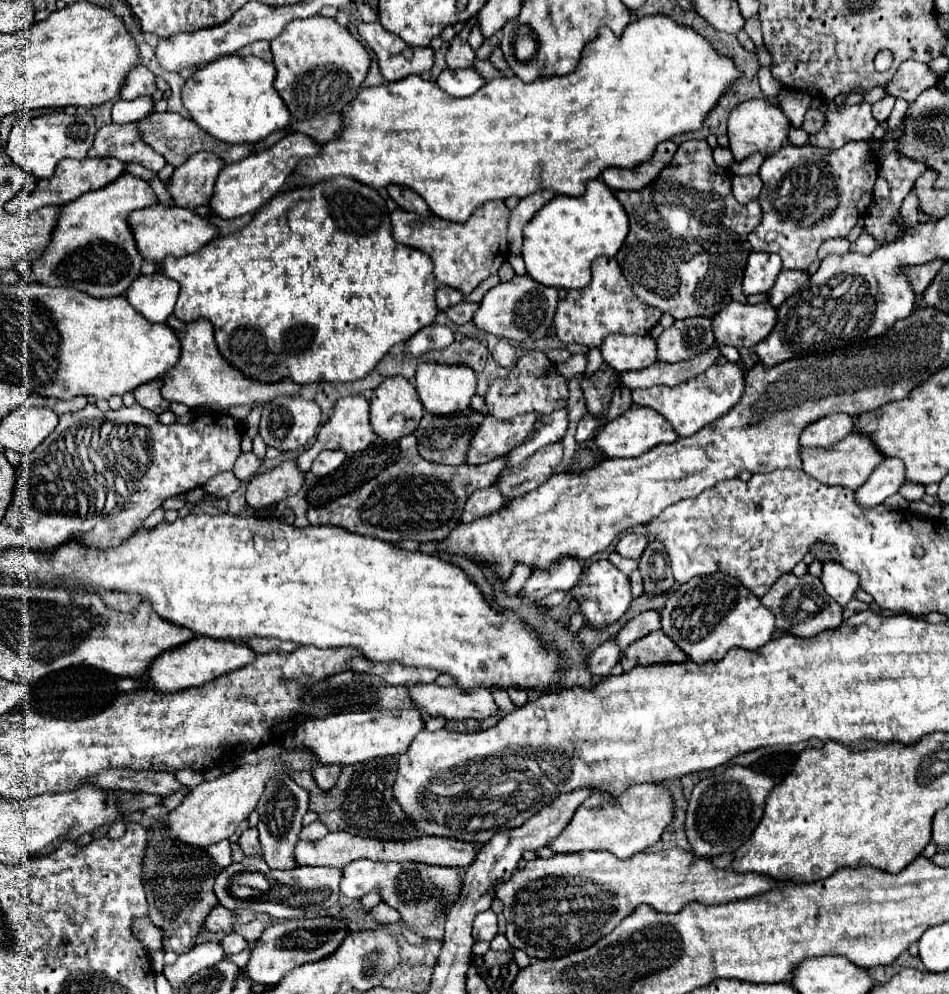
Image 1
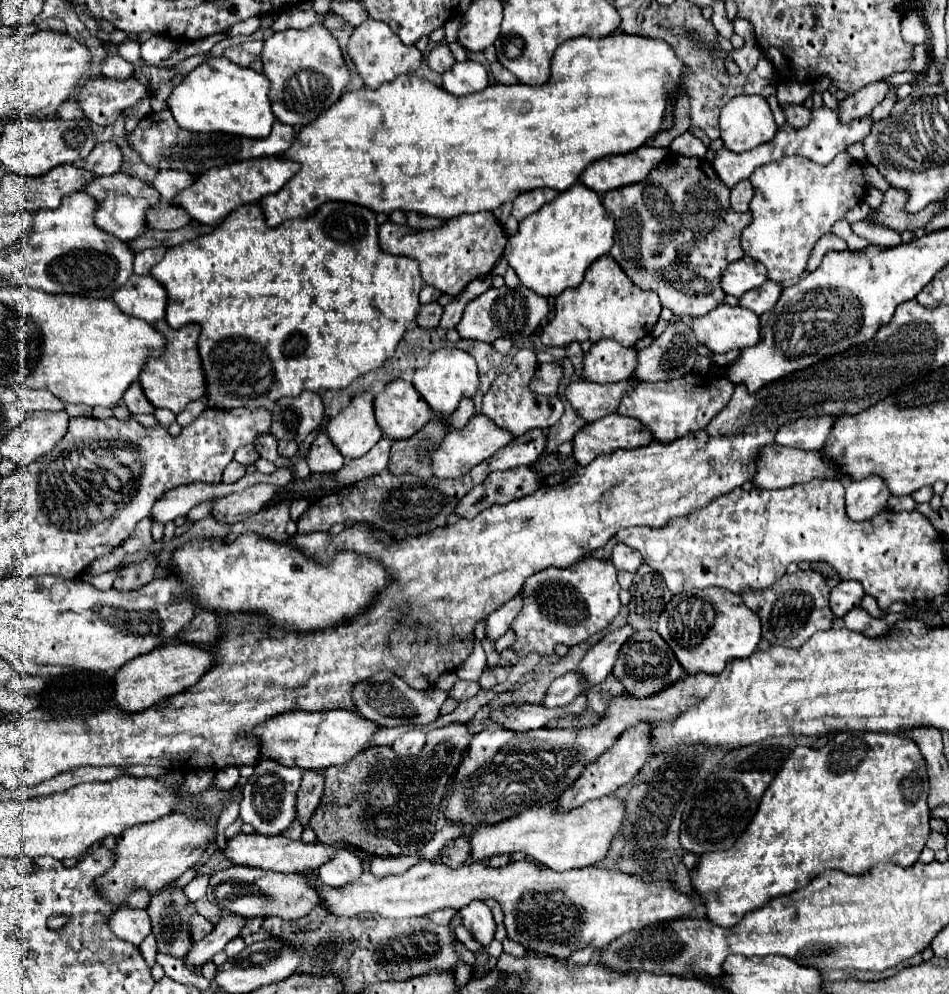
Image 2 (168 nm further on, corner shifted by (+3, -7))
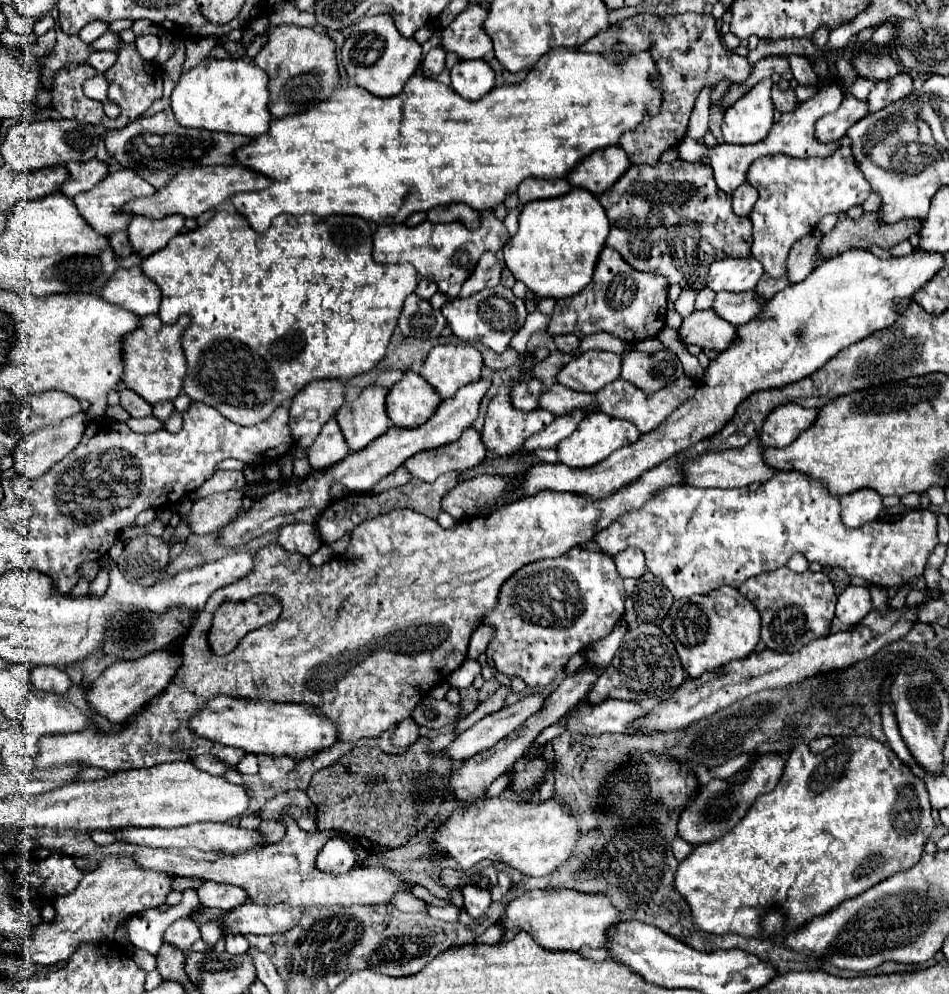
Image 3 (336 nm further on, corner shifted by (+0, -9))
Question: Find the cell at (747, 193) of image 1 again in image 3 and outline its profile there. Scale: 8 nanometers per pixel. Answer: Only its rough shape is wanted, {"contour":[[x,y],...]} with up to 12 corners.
{"contour":[[745,182],[733,192],[733,212],[747,216],[757,202],[757,190]]}

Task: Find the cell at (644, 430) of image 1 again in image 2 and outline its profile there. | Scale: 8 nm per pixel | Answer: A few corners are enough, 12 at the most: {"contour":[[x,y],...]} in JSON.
{"contour":[[606,414],[572,438],[572,456],[588,466],[600,454],[640,448],[652,434],[640,420]]}

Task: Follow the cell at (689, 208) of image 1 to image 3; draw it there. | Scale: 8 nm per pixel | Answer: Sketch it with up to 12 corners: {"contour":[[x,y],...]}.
{"contour":[[703,162],[631,166],[599,196],[607,246],[701,290],[751,254]]}

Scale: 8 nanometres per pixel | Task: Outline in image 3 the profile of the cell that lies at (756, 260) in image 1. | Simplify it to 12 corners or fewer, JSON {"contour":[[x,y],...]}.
{"contour":[[753,256],[727,258],[709,268],[713,292],[753,290],[763,266]]}

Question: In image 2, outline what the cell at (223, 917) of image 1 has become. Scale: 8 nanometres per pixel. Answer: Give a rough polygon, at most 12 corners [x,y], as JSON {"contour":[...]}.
{"contour":[[194,914],[190,918],[192,942],[212,932],[212,922]]}

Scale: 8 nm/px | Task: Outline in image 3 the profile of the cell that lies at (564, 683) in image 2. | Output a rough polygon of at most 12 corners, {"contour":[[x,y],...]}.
{"contour":[[531,694],[487,714],[445,748],[461,762],[491,748],[543,708]]}

